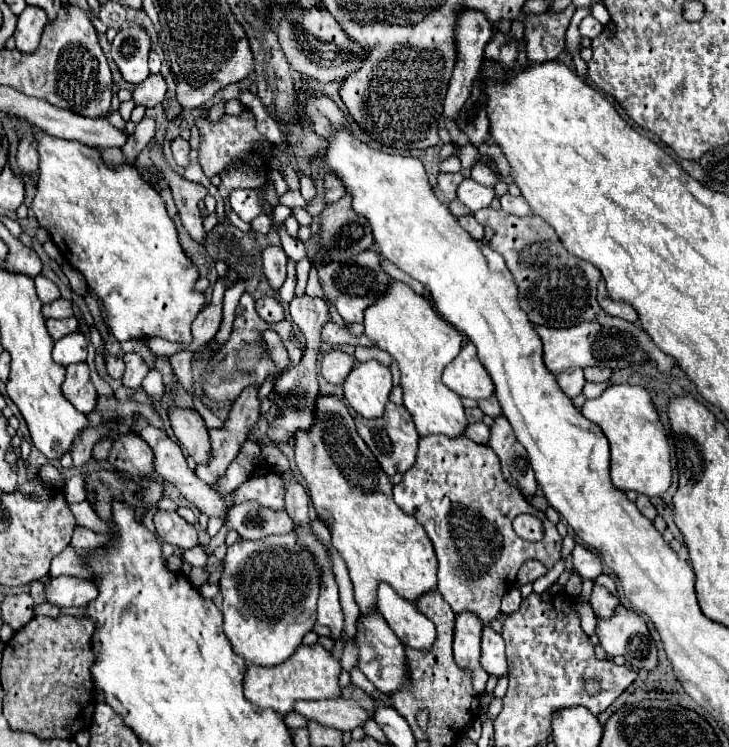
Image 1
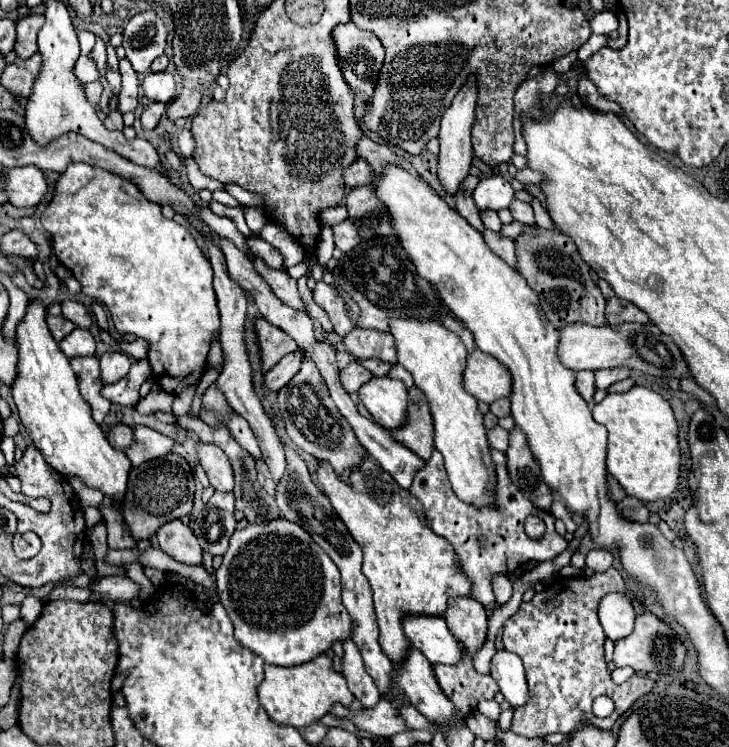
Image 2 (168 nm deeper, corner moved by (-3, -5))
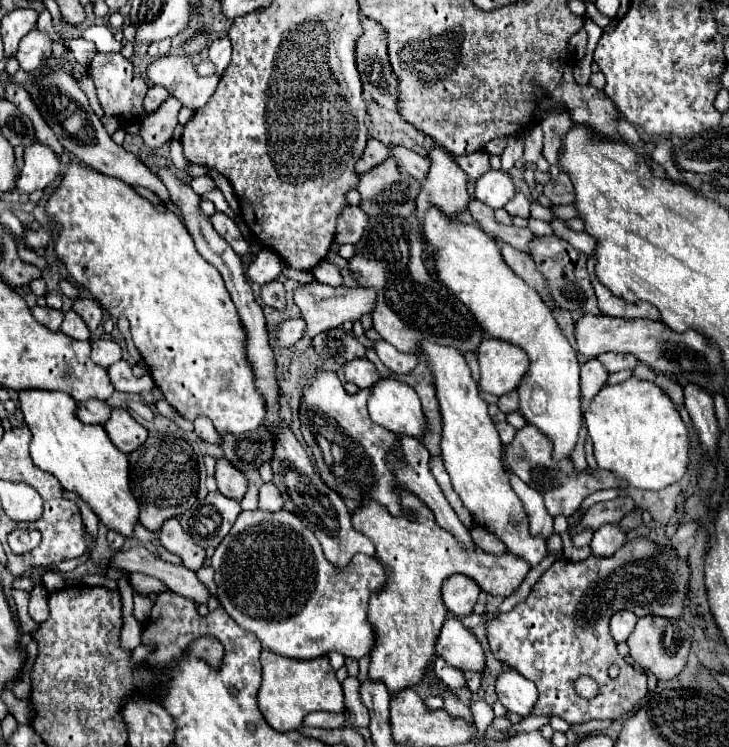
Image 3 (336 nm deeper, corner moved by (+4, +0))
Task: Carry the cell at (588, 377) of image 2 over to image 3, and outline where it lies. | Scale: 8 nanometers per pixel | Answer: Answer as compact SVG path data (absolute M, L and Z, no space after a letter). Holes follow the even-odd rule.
M597 358L587 360L585 364L581 364L581 392L583 392L583 400L591 402L593 396L607 384L609 372L605 370L605 366L601 366L601 362L597 362Z

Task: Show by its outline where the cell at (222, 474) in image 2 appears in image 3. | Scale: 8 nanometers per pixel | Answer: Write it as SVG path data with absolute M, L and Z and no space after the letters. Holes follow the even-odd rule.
M219 458L215 478L217 478L221 494L241 502L241 498L247 492L247 478L243 472L239 472L227 458Z

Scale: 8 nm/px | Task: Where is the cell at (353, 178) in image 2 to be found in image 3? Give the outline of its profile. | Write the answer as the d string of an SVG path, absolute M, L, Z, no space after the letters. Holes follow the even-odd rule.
M371 138L371 140L367 142L367 148L365 148L365 152L363 152L363 156L361 156L361 160L357 162L355 168L357 168L359 174L363 174L363 172L371 170L373 166L381 164L383 160L387 160L389 154L391 154L391 150L389 150L387 144L383 144L383 142Z

